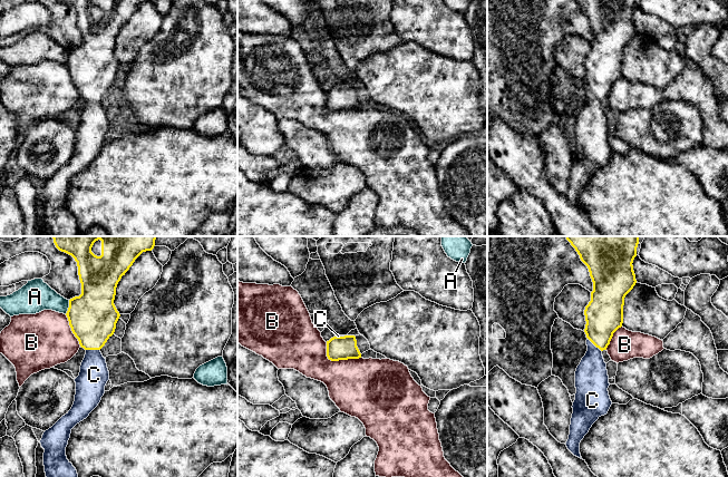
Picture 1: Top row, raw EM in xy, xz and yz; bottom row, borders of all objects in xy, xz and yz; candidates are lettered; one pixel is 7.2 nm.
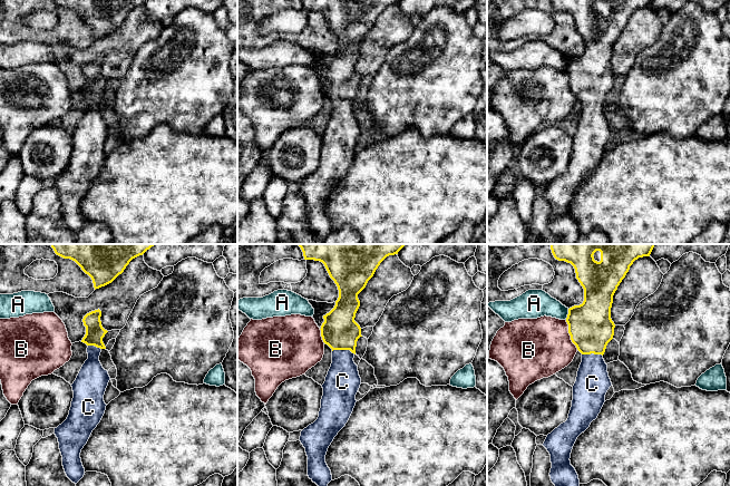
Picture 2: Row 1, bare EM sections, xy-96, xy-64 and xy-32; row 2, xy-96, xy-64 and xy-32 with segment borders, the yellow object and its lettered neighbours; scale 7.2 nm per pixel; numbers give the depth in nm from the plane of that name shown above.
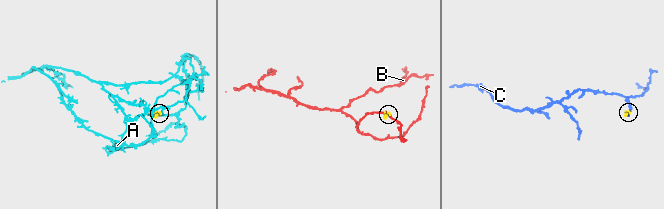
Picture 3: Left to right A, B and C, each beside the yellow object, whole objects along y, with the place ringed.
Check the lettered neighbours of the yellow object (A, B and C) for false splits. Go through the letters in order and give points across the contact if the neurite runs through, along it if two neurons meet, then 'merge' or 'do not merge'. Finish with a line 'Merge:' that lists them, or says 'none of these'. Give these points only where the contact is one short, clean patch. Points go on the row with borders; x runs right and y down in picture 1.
A: border xy (69, 300), (69, 307), (65, 313); do not merge
B: do not merge
C: way xy (93, 315), (93, 349), (94, 375); merge
Merge: C

